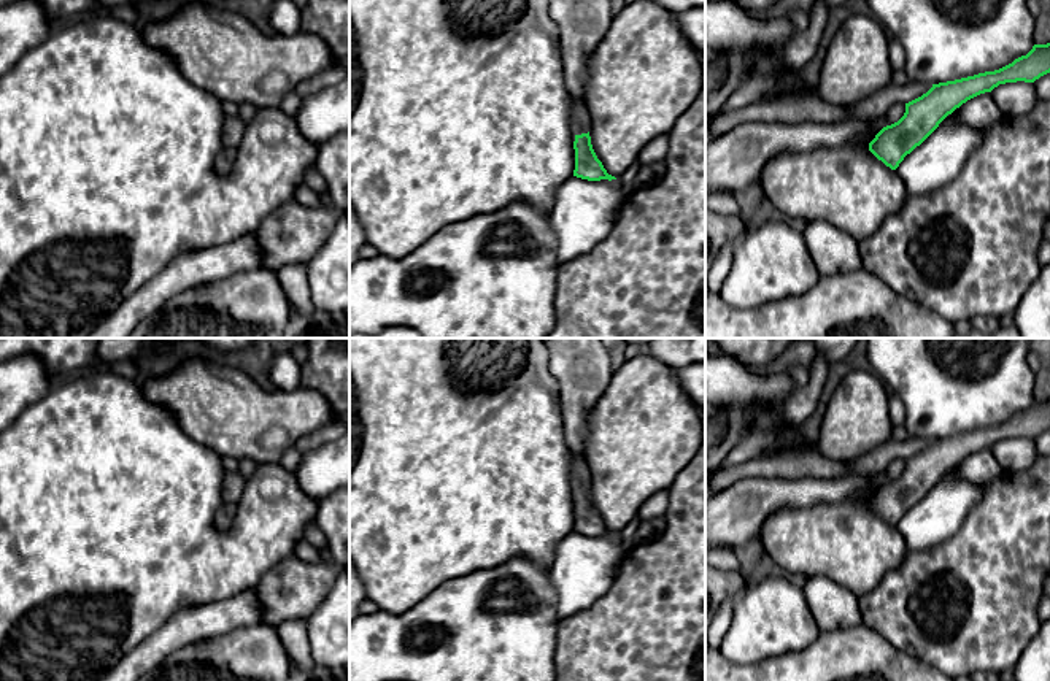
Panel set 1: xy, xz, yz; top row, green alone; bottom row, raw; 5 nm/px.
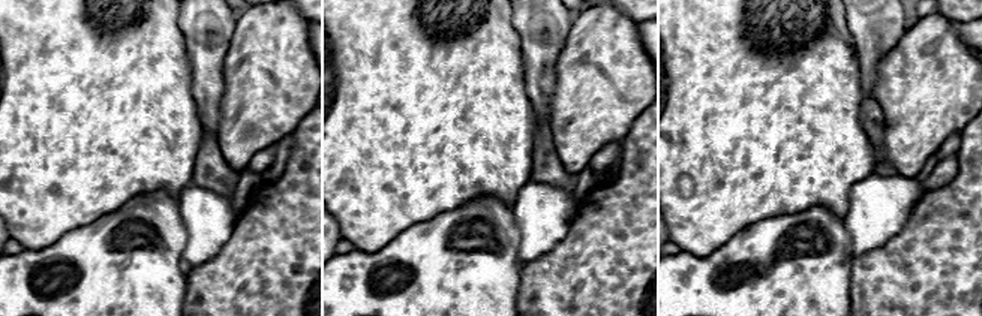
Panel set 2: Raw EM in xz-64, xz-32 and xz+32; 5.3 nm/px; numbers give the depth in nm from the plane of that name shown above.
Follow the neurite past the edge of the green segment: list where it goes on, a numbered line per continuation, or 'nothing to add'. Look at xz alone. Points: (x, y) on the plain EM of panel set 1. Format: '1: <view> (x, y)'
1: xz (580, 473)

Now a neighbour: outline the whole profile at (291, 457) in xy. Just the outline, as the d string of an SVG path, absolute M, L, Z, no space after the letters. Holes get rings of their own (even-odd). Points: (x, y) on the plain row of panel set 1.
M283 444L283 456L280 464L286 468L294 471L297 465L302 462L302 452L294 448L294 444Z

